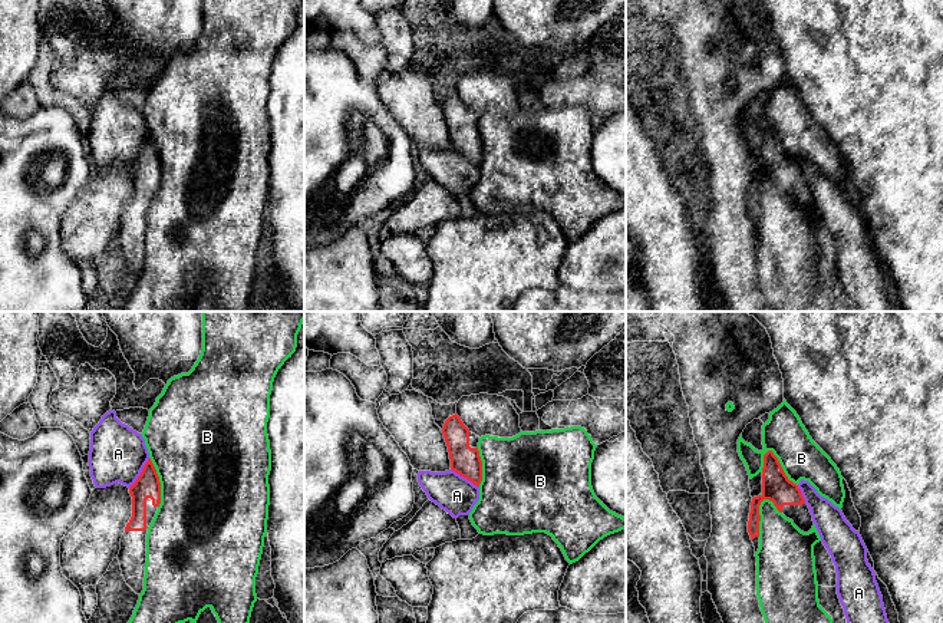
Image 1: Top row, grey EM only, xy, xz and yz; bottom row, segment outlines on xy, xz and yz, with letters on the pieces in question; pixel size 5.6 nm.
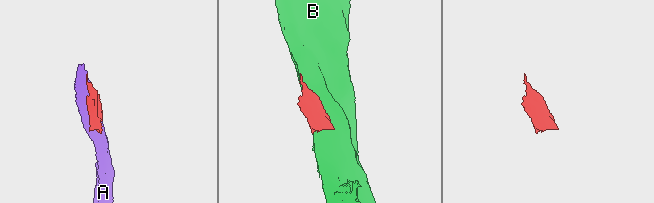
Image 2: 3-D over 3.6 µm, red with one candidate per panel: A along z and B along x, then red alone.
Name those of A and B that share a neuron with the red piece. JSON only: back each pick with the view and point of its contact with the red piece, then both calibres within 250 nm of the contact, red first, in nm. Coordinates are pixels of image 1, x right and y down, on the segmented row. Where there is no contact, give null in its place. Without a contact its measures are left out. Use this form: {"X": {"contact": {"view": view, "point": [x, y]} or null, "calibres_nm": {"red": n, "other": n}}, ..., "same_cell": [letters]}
{"same_cell": []}

